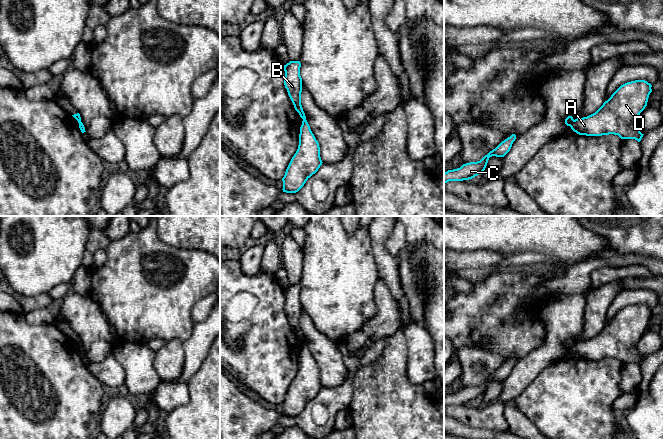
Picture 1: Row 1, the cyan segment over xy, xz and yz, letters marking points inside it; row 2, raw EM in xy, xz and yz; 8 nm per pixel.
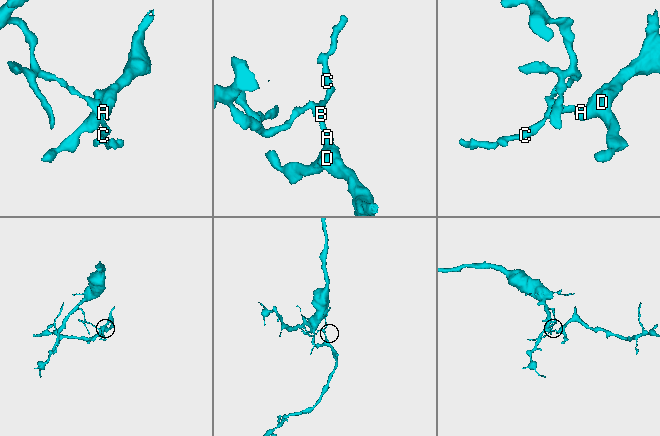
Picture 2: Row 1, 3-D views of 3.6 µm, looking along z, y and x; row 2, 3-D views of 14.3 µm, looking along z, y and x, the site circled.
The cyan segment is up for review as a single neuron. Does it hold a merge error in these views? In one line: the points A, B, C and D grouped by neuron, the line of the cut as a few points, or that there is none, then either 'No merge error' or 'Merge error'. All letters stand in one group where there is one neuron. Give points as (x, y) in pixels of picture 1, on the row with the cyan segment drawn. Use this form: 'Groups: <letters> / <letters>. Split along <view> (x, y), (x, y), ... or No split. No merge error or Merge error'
Groups: A D / B C. Split along yz (574, 120), (569, 125). Merge error

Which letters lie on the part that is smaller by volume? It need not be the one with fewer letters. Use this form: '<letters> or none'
A, D

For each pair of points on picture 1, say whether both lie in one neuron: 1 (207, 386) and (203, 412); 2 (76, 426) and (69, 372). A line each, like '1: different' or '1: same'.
1: same
2: same

